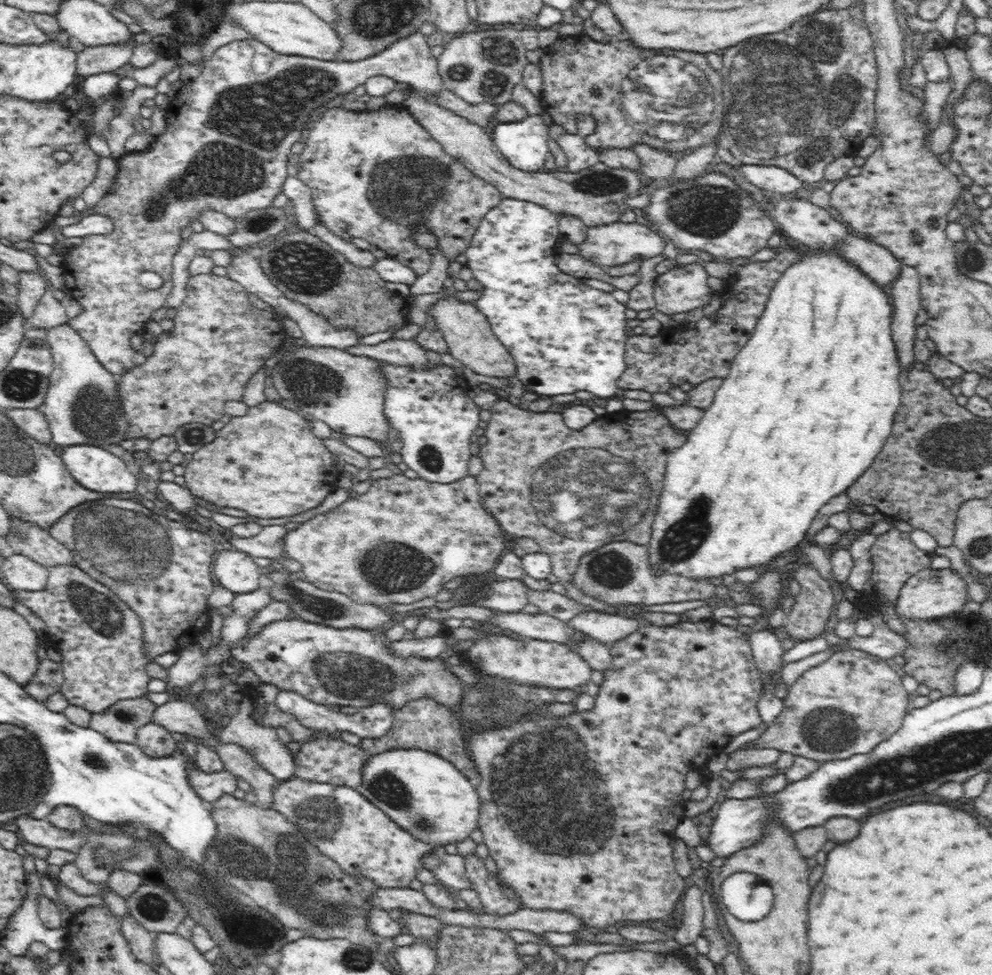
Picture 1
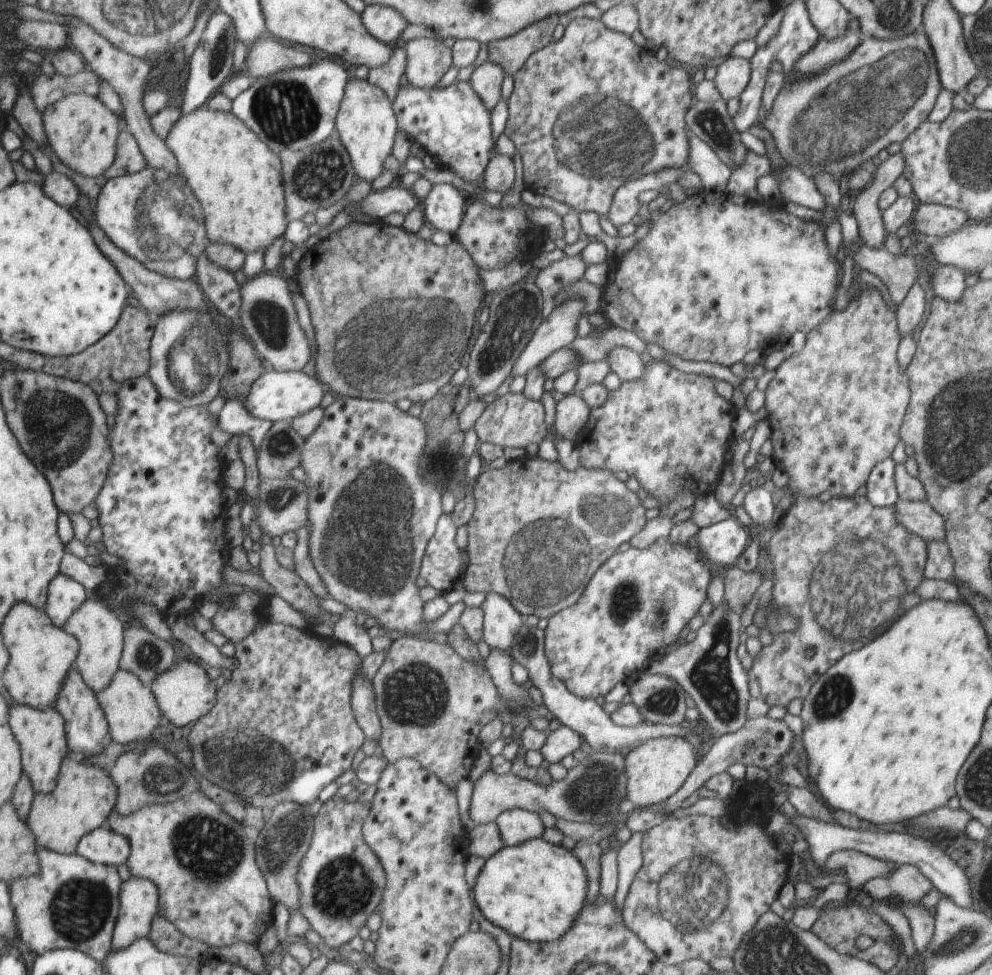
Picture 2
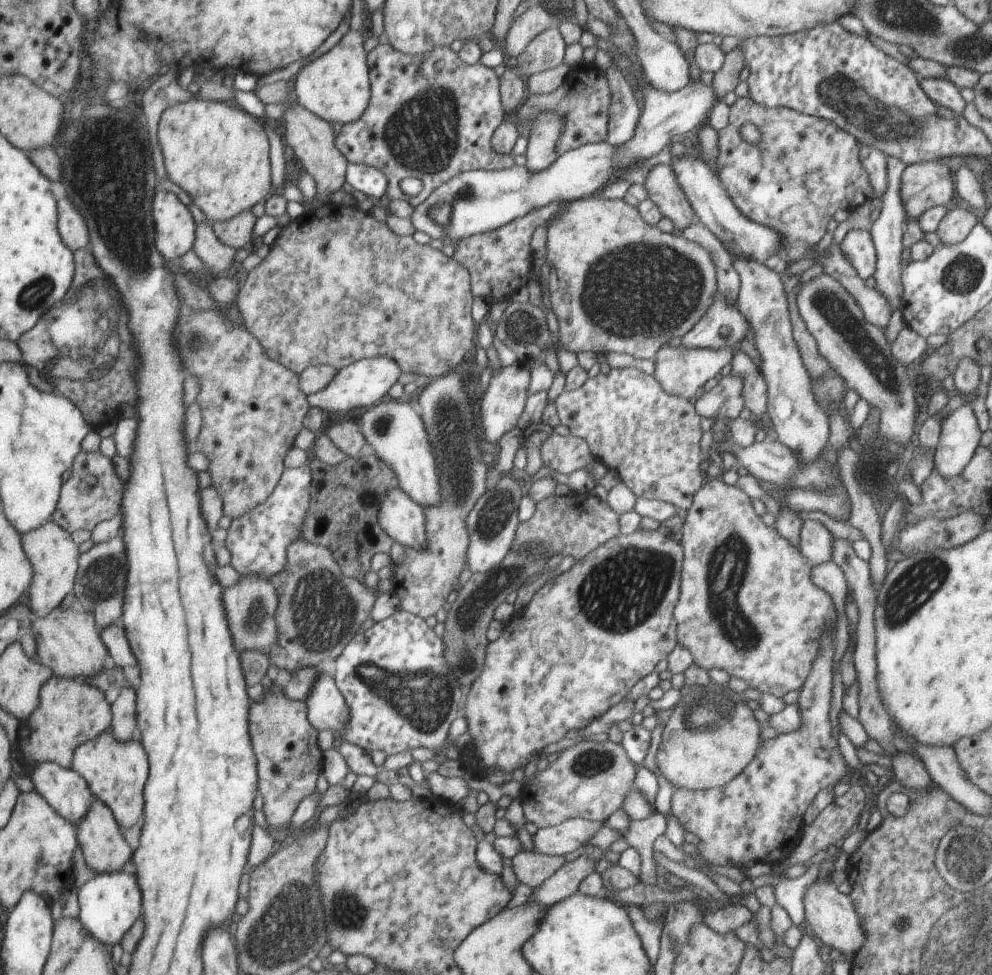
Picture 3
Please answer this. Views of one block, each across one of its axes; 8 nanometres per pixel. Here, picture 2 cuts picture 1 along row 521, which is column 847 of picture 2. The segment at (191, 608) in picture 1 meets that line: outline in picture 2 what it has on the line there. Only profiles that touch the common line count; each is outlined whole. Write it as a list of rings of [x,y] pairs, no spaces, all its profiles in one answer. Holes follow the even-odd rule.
[[[923,31],[891,40],[865,35],[857,50],[843,61],[819,75],[785,84],[762,125],[771,133],[775,149],[786,163],[799,166],[809,176],[832,169],[839,180],[842,171],[849,177],[865,160],[877,164],[877,154],[881,154],[881,150],[893,146],[893,142],[905,141],[922,121],[928,119],[940,90],[934,53]]]

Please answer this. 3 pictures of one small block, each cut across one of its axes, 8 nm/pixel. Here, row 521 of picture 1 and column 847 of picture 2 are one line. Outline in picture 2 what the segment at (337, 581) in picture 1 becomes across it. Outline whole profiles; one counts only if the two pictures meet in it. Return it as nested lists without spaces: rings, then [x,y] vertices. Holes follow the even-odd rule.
[[[874,288],[868,291],[861,290],[857,300],[851,298],[848,306],[842,312],[833,310],[833,313],[830,313],[824,322],[821,322],[813,331],[808,332],[805,345],[801,350],[792,354],[787,360],[782,360],[771,374],[766,374],[762,379],[762,386],[765,390],[764,406],[767,409],[765,419],[768,420],[772,430],[770,433],[773,448],[771,457],[776,468],[787,473],[789,481],[786,486],[791,494],[798,493],[799,495],[817,497],[821,492],[829,492],[831,497],[851,497],[853,492],[859,486],[863,487],[865,480],[868,480],[867,474],[870,474],[878,464],[885,461],[887,456],[891,454],[891,450],[895,447],[897,438],[900,436],[897,432],[900,432],[899,426],[902,426],[901,420],[904,420],[903,412],[905,412],[905,408],[908,408],[907,400],[910,400],[907,378],[903,372],[899,372],[899,360],[896,359],[900,338],[899,328],[896,326],[896,315],[888,310],[880,293]]]

